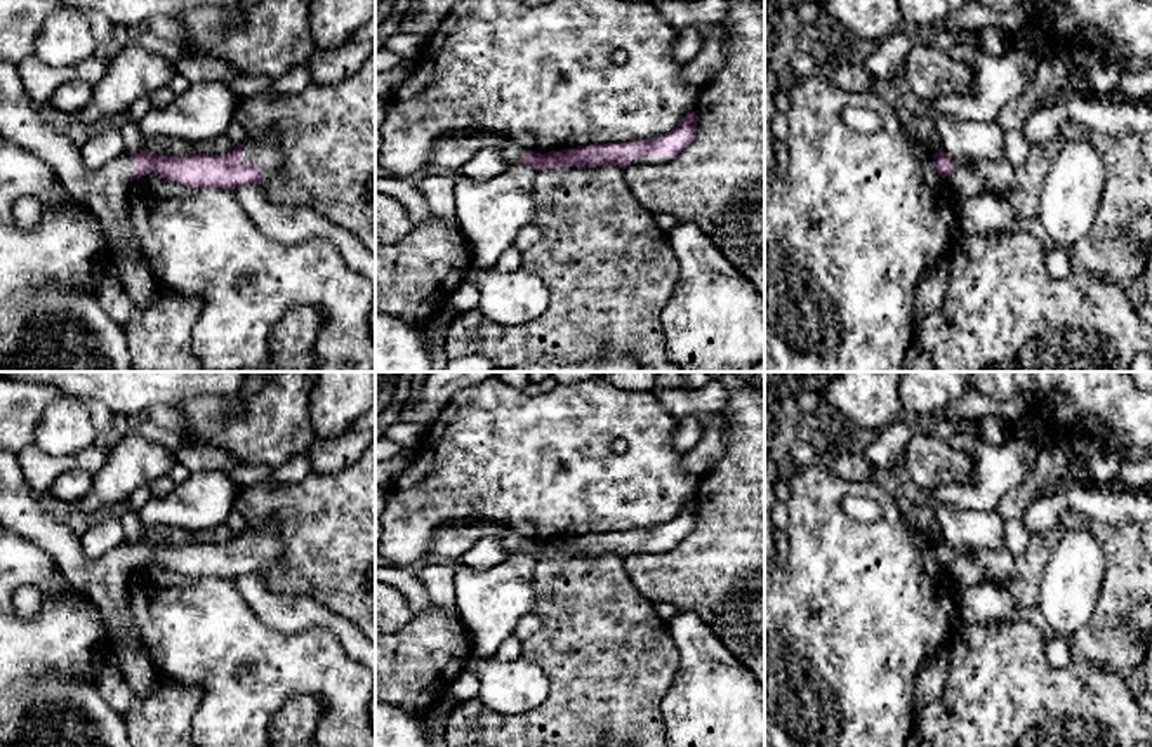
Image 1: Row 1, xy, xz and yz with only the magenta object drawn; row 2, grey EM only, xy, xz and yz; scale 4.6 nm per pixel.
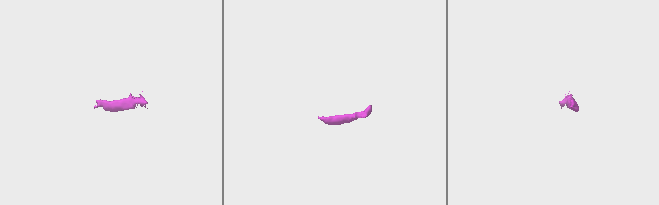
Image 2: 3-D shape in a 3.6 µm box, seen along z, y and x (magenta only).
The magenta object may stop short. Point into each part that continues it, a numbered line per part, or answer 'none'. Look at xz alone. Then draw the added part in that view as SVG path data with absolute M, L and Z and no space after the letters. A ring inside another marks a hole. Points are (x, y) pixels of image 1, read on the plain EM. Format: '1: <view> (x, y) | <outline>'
1: xz (511, 541) | M504 530L502 533L502 547L509 552L509 554L514 554L514 552L521 552L521 545L526 542L528 539L525 539L523 535L520 535L516 530Z
2: xz (638, 549) | M634 545L629 556L641 556L645 552L667 552L671 545Z

